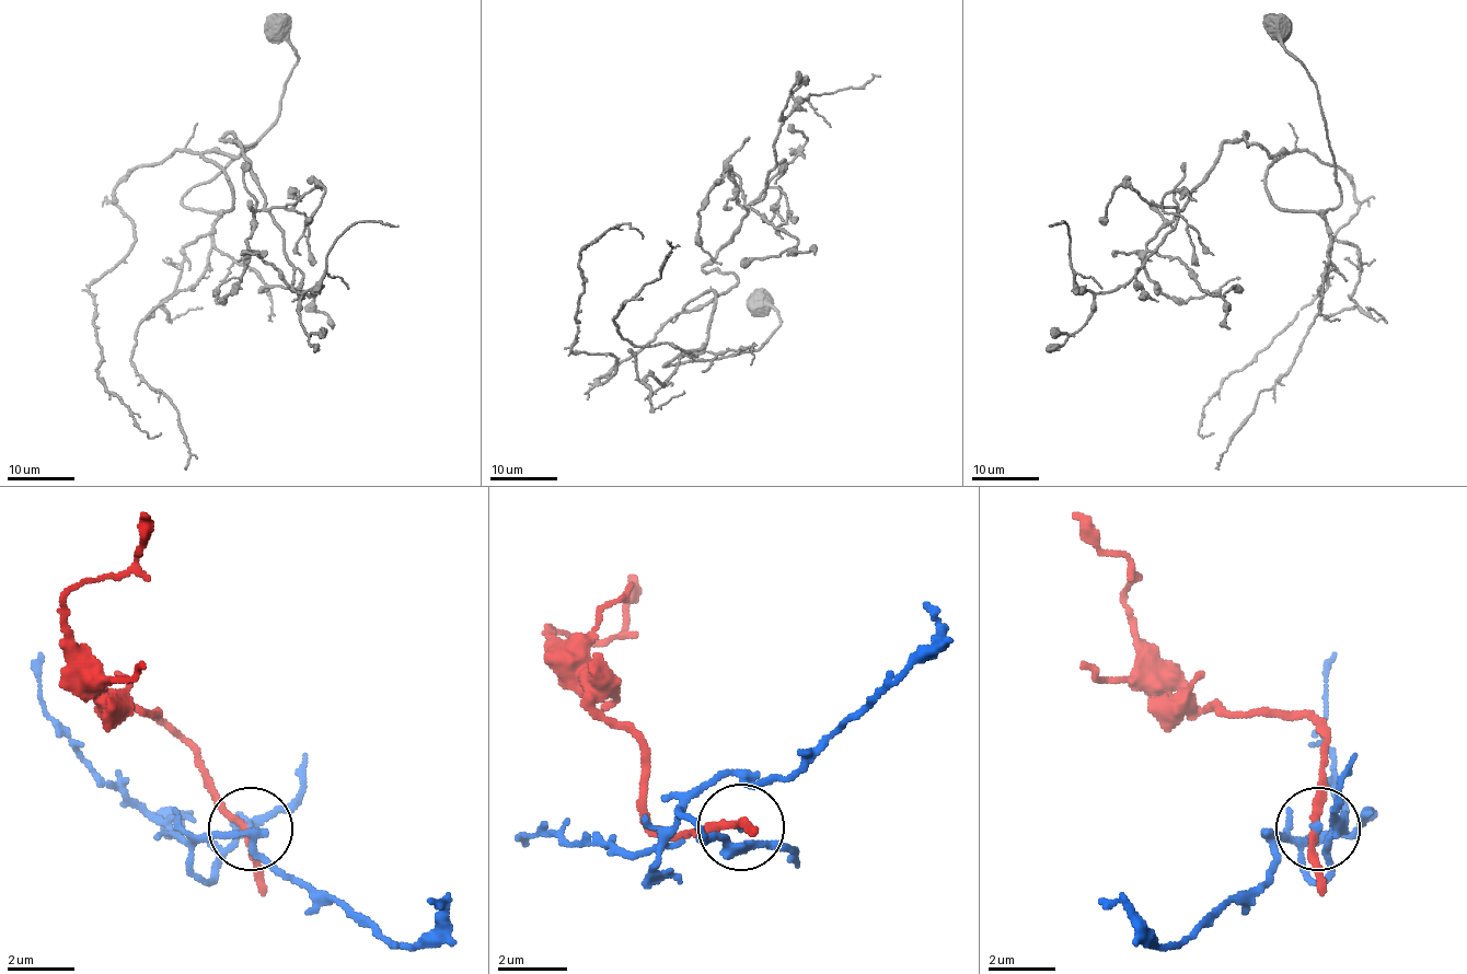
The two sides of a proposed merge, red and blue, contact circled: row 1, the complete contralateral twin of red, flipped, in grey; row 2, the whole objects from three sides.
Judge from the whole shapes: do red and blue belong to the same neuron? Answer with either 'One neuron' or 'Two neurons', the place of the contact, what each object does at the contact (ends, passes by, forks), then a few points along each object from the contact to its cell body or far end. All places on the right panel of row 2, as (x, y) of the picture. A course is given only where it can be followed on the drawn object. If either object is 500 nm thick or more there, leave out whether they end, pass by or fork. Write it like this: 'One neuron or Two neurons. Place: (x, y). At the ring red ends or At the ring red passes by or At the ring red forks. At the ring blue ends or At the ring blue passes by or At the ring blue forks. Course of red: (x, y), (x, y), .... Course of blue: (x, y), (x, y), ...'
Two neurons. Place: (1317, 828). At the ring red passes by. At the ring blue passes by. Course of red: (1319, 831), (1328, 738), (1310, 721), (1219, 712), (1143, 637), (1125, 595), (1134, 569), (1075, 511). Course of blue: (1319, 831), (1328, 872), (1303, 865), (1294, 839), (1269, 831), (1278, 856), (1260, 881), (1168, 949), (1100, 897)

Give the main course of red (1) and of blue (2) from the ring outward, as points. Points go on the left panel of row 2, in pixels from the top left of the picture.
1: (244, 831), (176, 738), (160, 721), (135, 712), (67, 637), (67, 595), (126, 569), (142, 511)
2: (252, 831), (218, 872), (193, 865), (201, 839), (244, 831), (261, 856), (412, 949), (437, 924), (429, 897)

